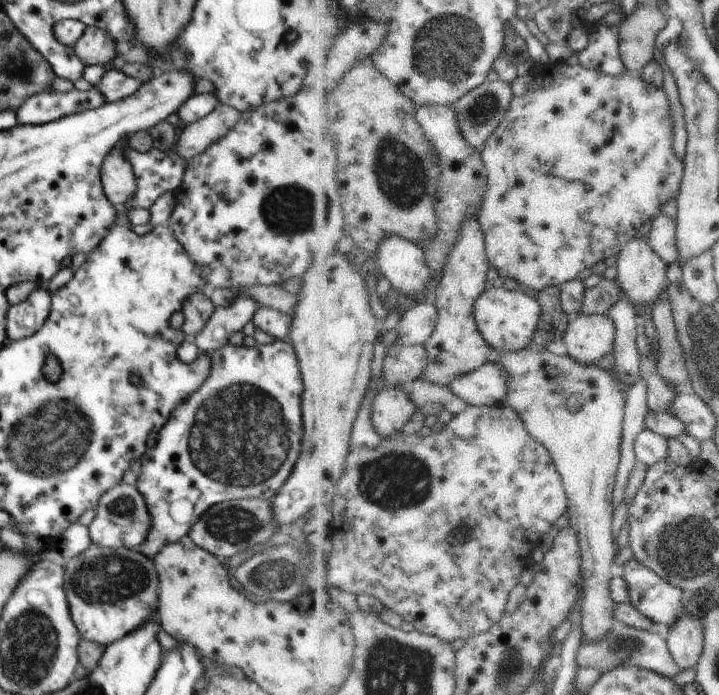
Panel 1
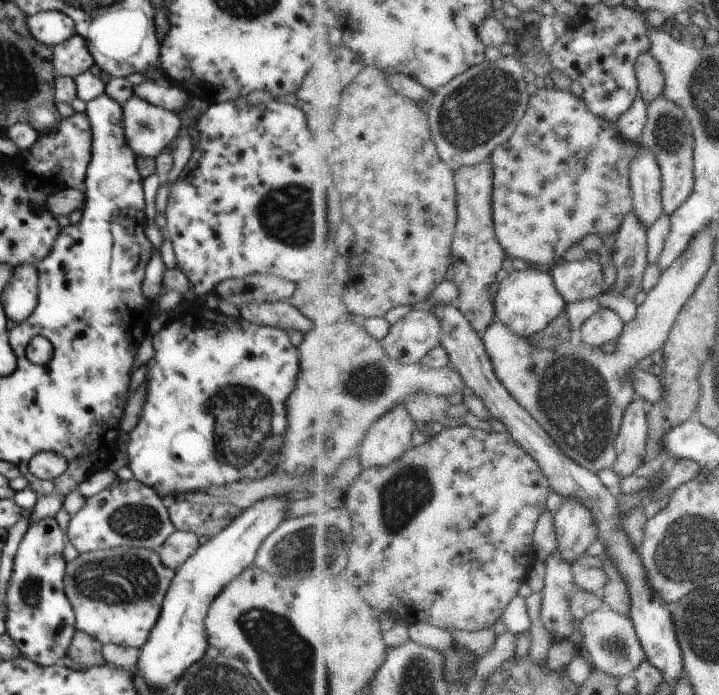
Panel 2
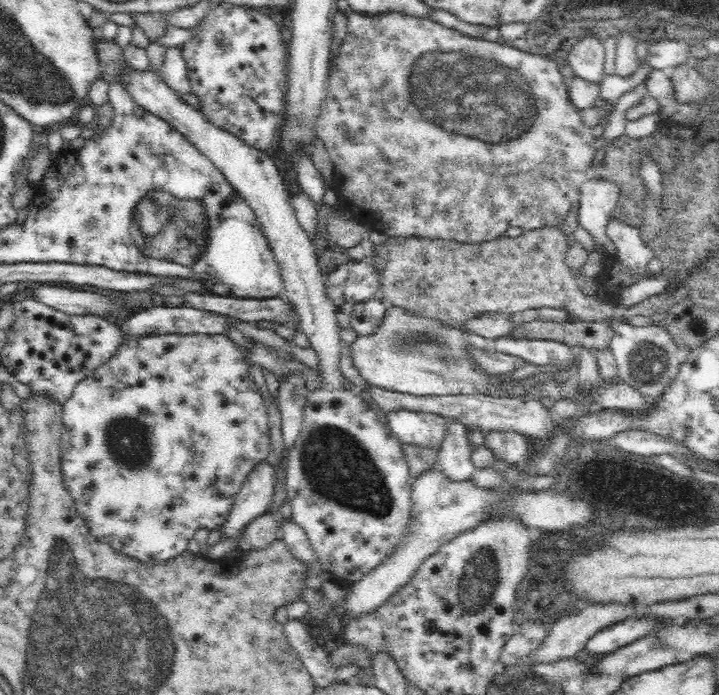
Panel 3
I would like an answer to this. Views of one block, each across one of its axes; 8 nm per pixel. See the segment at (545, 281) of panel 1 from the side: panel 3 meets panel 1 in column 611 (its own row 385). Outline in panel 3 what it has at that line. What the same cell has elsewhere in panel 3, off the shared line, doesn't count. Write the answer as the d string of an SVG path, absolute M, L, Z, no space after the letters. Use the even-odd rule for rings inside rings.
M124 330L124 334L124 342L118 346L116 352L98 365L92 374L77 382L72 396L63 404L61 414L62 470L66 485L70 493L74 495L78 511L82 513L82 517L86 519L86 523L96 537L110 543L112 548L134 560L142 560L147 565L162 564L170 558L185 554L198 528L216 530L226 522L243 482L246 482L252 470L266 462L268 454L272 452L268 406L262 390L258 388L250 372L246 350L227 338L225 333L135 334L133 330L130 332Z

